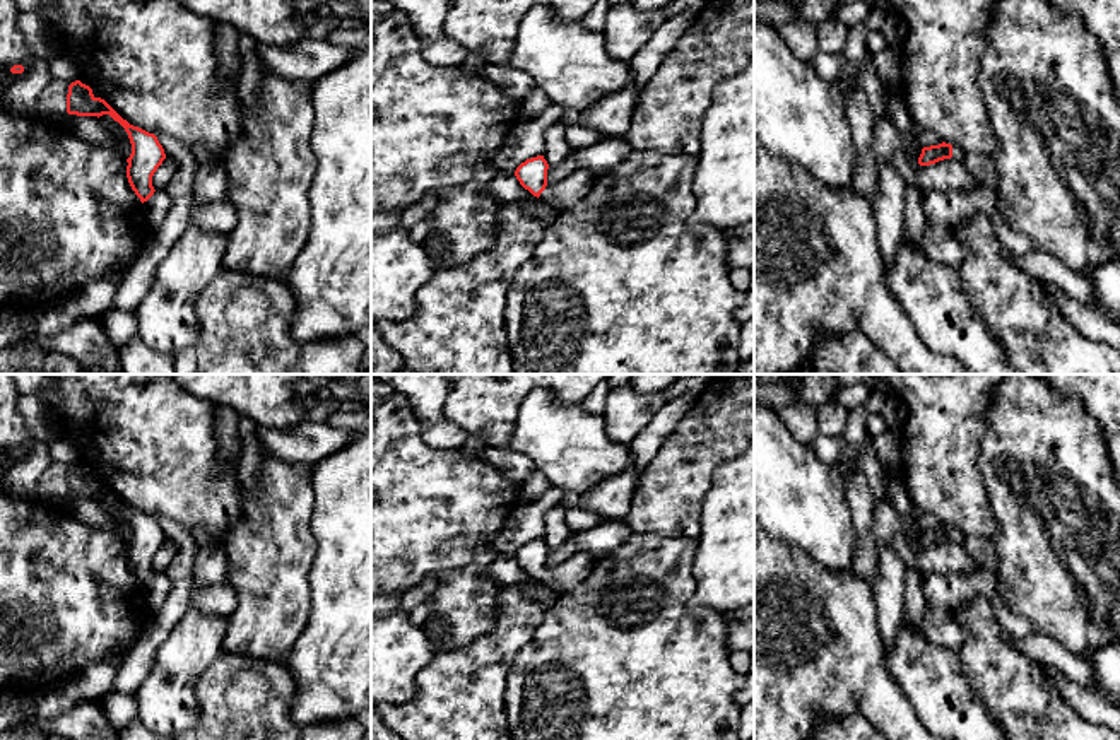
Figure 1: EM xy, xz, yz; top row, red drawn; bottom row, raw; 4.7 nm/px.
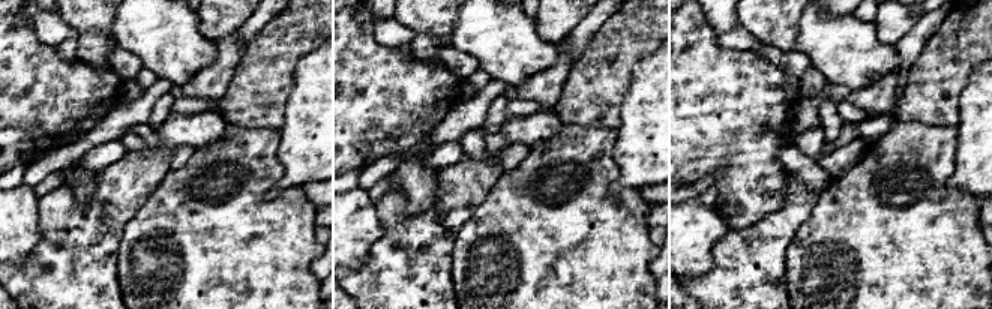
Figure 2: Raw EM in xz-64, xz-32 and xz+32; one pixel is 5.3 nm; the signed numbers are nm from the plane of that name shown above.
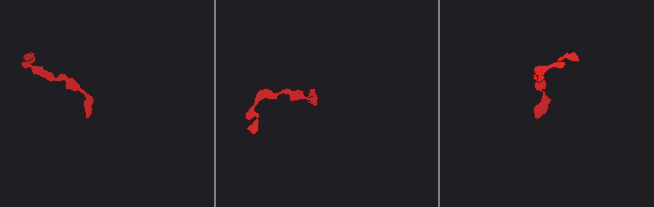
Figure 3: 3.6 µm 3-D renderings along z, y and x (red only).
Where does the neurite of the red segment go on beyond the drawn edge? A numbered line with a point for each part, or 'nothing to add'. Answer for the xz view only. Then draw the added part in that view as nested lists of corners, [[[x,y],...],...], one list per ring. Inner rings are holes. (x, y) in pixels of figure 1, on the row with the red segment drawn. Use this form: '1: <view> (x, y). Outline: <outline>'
1: xz (568, 192). Outline: [[[576,169],[559,183],[547,183],[539,200],[547,202],[559,210],[568,210],[590,193],[595,179],[597,176],[588,169]]]

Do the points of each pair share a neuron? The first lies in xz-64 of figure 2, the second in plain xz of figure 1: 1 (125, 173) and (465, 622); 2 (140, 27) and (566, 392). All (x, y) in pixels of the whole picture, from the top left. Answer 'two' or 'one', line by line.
1: two
2: two

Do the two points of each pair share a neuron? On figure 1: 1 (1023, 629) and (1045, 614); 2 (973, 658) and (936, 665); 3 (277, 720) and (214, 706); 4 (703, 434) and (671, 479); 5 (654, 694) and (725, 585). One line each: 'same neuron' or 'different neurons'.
1: different neurons
2: different neurons
3: same neuron
4: same neuron
5: different neurons

